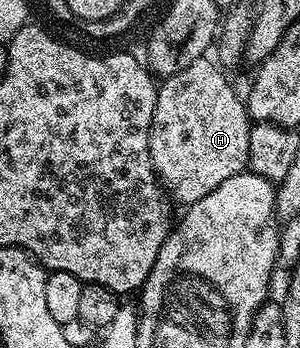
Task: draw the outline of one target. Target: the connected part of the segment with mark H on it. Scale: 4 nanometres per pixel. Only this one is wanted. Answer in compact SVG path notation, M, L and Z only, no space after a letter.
M199 59L186 65L182 73L167 76L156 93L150 129L152 168L165 192L183 205L202 201L206 193L218 189L222 181L239 175L248 165L252 128L248 108L241 92L239 95L232 88L225 72L210 60Z

